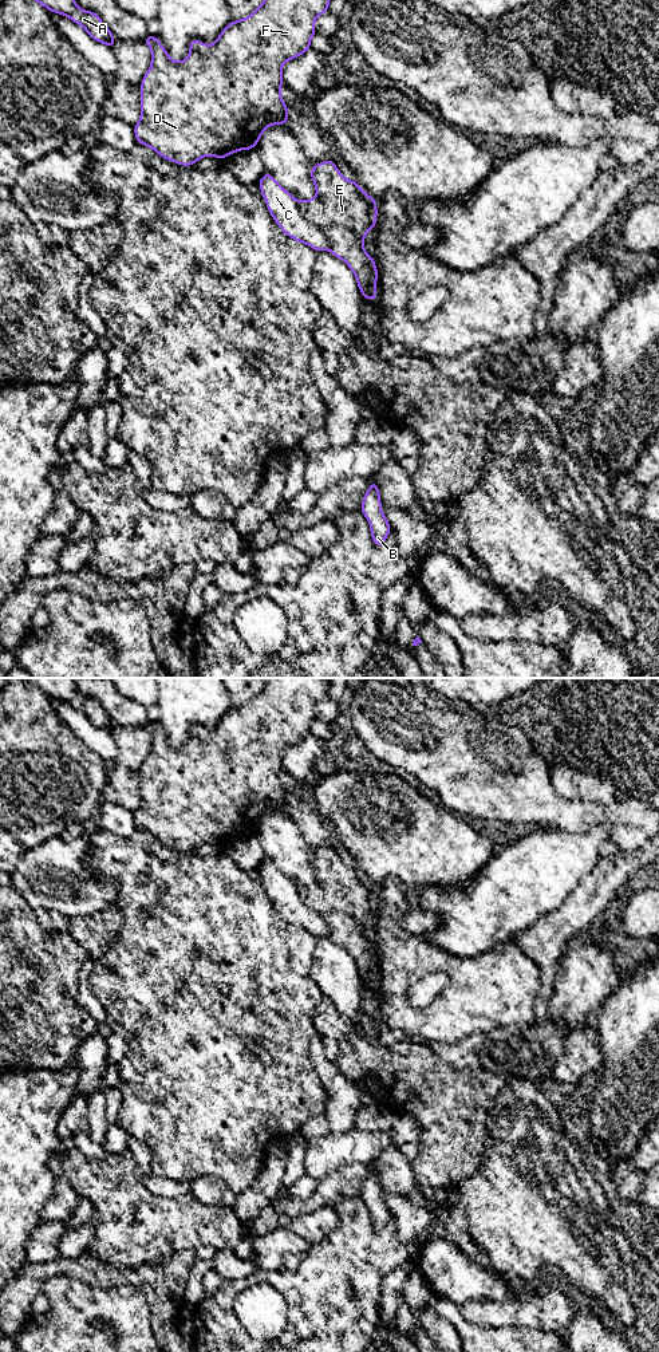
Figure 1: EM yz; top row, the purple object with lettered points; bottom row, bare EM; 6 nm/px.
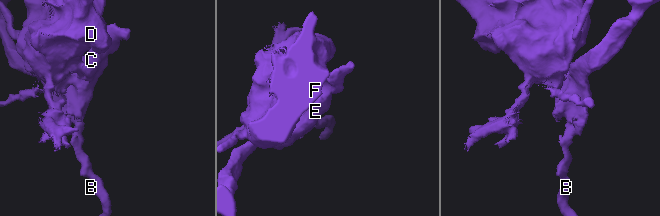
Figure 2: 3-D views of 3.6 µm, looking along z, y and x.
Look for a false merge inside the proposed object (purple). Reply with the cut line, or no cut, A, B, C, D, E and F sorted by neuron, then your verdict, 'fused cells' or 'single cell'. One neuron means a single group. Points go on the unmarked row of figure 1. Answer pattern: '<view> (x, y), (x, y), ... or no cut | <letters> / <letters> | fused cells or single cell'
yz (296, 887), (299, 899), (322, 919), (330, 935) | A B D E F / C | fused cells

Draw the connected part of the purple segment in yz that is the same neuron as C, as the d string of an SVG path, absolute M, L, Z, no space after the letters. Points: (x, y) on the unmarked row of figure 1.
M267 858L257 872L269 900L288 923L313 934L316 938L330 937L330 930L323 919L301 903L297 886L279 871L272 860Z

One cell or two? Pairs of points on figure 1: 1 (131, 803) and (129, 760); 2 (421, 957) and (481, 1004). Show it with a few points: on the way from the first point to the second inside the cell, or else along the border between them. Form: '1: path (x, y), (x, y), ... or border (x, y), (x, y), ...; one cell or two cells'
1: path (125, 792), (125, 771); one cell
2: path (437, 961), (444, 962), (469, 988); one cell

